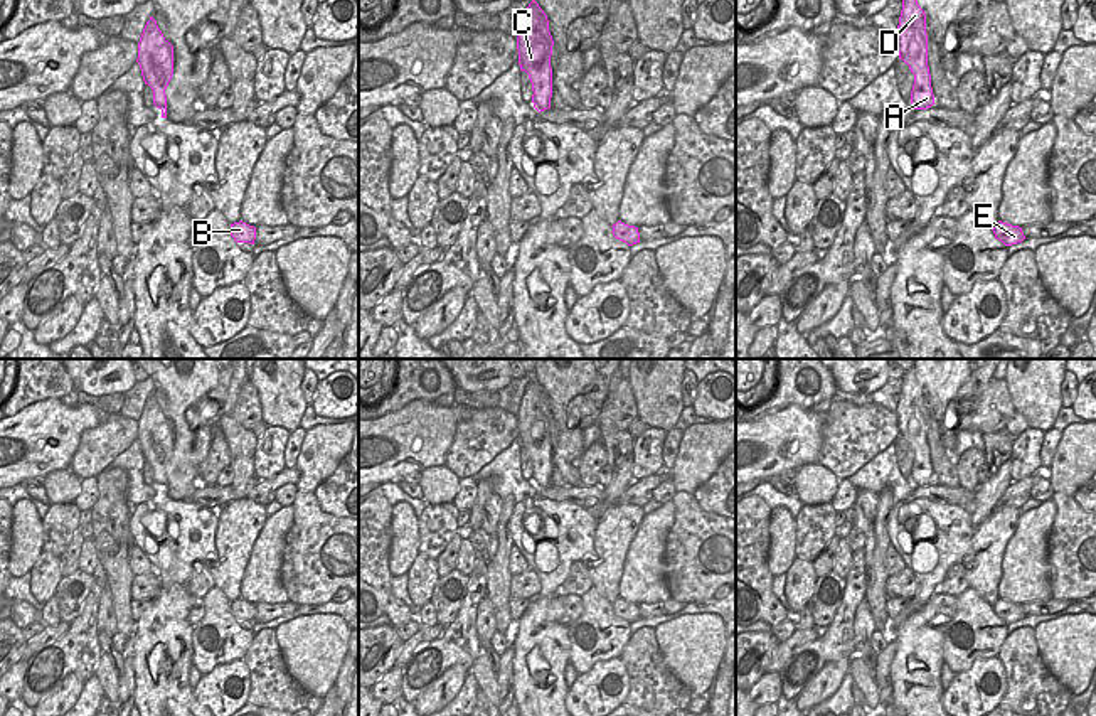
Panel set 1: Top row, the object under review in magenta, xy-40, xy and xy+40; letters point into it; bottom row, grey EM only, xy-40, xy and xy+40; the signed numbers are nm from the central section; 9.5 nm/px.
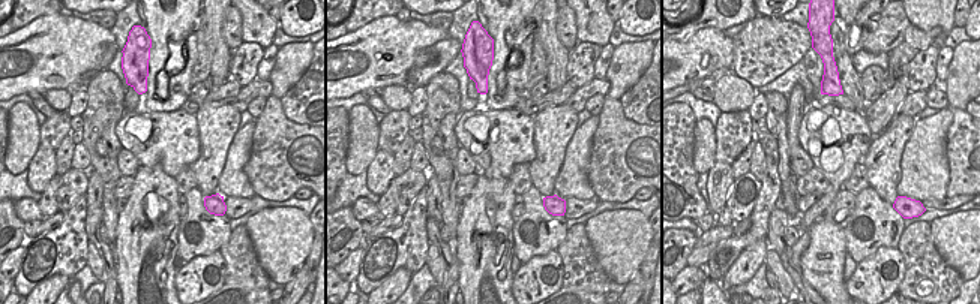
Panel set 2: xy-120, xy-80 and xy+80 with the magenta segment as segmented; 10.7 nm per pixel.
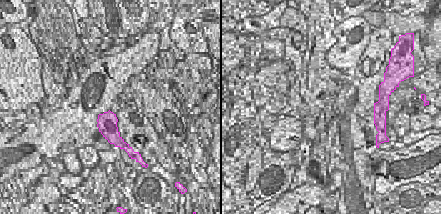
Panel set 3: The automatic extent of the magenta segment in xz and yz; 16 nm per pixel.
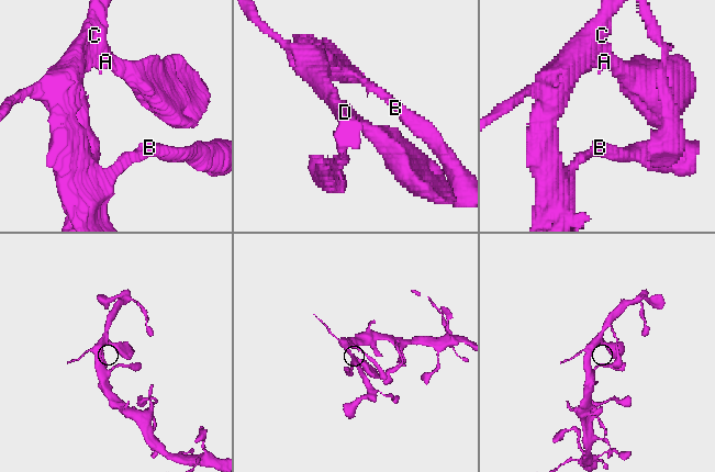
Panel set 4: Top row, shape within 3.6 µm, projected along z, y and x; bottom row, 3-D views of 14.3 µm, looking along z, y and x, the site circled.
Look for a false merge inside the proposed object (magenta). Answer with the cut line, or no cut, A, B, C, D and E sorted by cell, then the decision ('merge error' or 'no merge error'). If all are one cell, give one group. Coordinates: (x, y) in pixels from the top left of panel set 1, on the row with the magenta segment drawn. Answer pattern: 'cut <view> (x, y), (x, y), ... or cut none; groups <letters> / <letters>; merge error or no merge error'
cut none; groups A B C D E; no merge error

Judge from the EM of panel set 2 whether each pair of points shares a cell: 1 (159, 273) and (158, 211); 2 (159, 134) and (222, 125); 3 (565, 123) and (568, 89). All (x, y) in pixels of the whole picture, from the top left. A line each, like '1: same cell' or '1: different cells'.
1: same cell
2: different cells
3: different cells

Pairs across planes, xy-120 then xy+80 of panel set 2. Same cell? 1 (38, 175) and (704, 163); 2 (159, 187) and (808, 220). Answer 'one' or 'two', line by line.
1: two
2: two

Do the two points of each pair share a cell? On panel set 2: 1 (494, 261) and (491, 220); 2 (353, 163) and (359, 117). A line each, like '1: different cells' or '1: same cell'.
1: same cell
2: same cell

